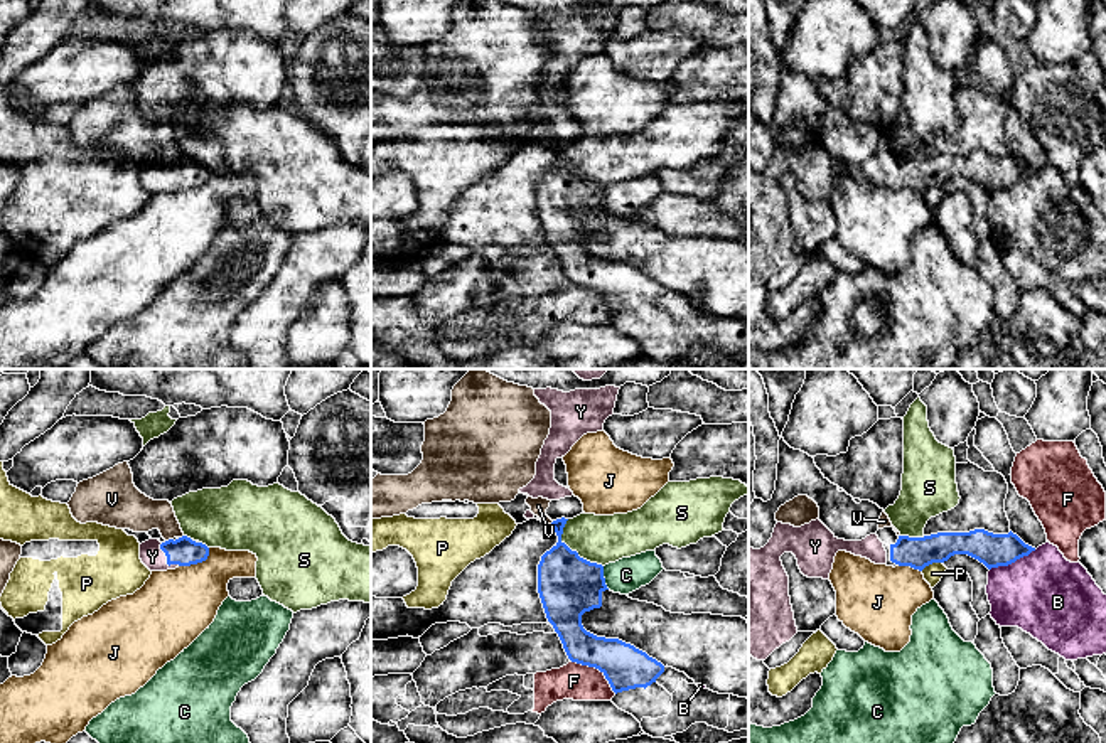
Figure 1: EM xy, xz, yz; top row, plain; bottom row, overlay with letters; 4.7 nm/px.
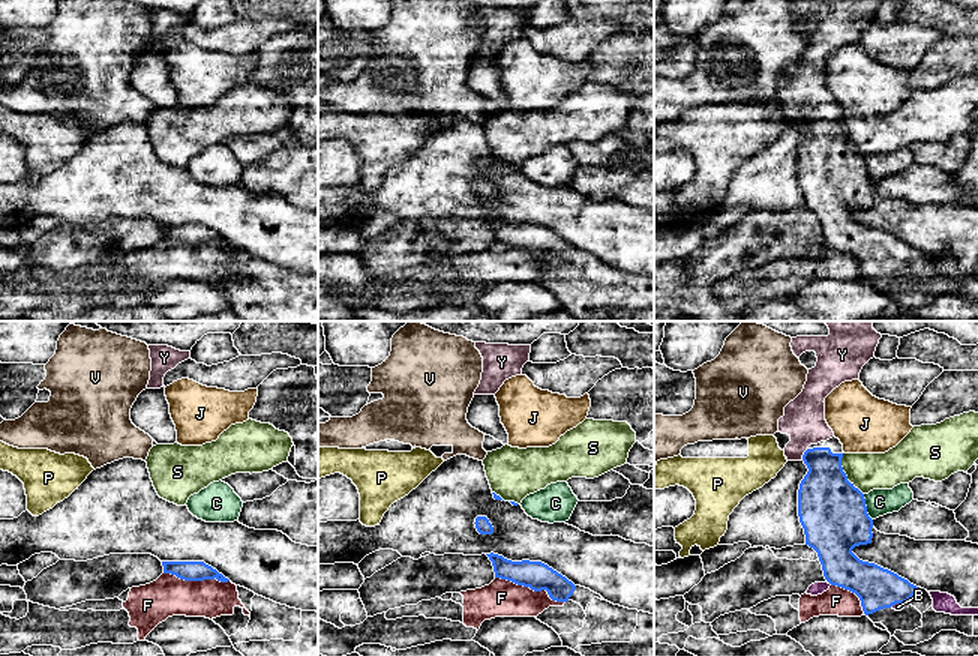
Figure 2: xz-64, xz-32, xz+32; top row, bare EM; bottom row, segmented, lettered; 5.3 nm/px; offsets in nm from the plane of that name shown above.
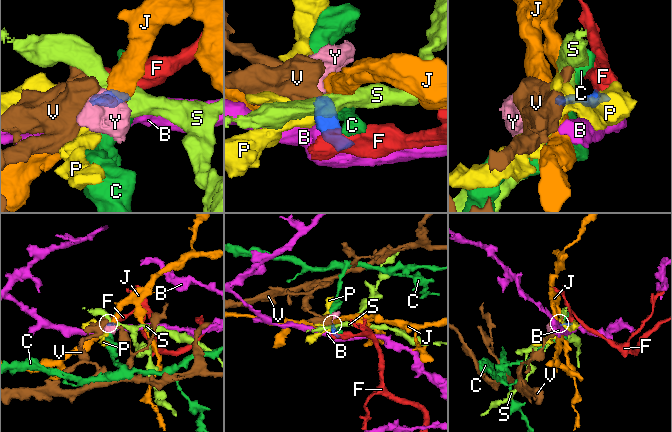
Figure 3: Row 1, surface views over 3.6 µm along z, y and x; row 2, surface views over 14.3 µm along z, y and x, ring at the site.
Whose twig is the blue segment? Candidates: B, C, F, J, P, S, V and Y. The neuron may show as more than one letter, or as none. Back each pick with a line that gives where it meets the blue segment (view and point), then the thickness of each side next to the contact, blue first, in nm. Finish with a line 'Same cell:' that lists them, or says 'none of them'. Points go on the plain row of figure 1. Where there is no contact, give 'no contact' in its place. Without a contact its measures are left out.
Y: contact xy (167, 182); calibres 140 and 110 nm
Same cell: Y

